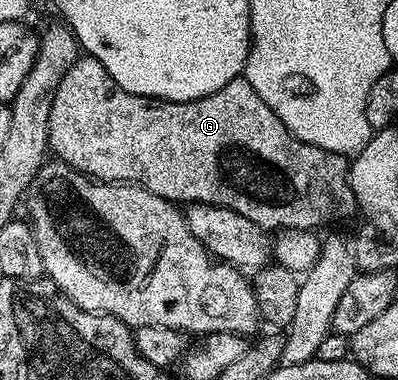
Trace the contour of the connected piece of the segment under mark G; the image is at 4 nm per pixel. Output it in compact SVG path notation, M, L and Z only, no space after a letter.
M82 55L66 71L66 79L58 87L58 95L54 95L54 107L50 109L50 135L48 136L48 147L53 154L57 153L65 162L65 166L75 169L77 173L86 173L89 177L98 181L111 181L126 185L140 185L143 189L154 191L162 199L173 203L190 205L221 205L230 211L238 211L238 215L246 215L258 227L265 231L283 231L286 229L299 229L301 231L319 230L319 225L332 225L335 221L344 221L352 212L358 209L356 196L352 190L352 184L348 178L350 161L345 154L326 151L322 147L314 147L310 143L302 143L302 139L293 137L291 131L284 126L282 119L262 103L258 91L250 87L250 83L243 76L235 77L222 91L214 95L206 95L197 101L158 101L138 95L130 95L130 91L122 91L114 79L110 79L110 71L98 63L98 59Z

